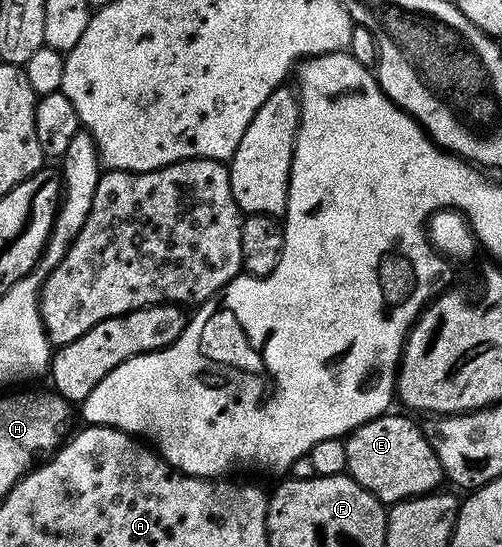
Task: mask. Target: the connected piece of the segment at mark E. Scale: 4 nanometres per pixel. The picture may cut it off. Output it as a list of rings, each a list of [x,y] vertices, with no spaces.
[[[389,411],[383,417],[367,421],[347,434],[347,476],[353,477],[384,505],[393,505],[419,494],[435,493],[445,484],[444,468],[429,441],[427,432],[419,429],[408,417]]]

